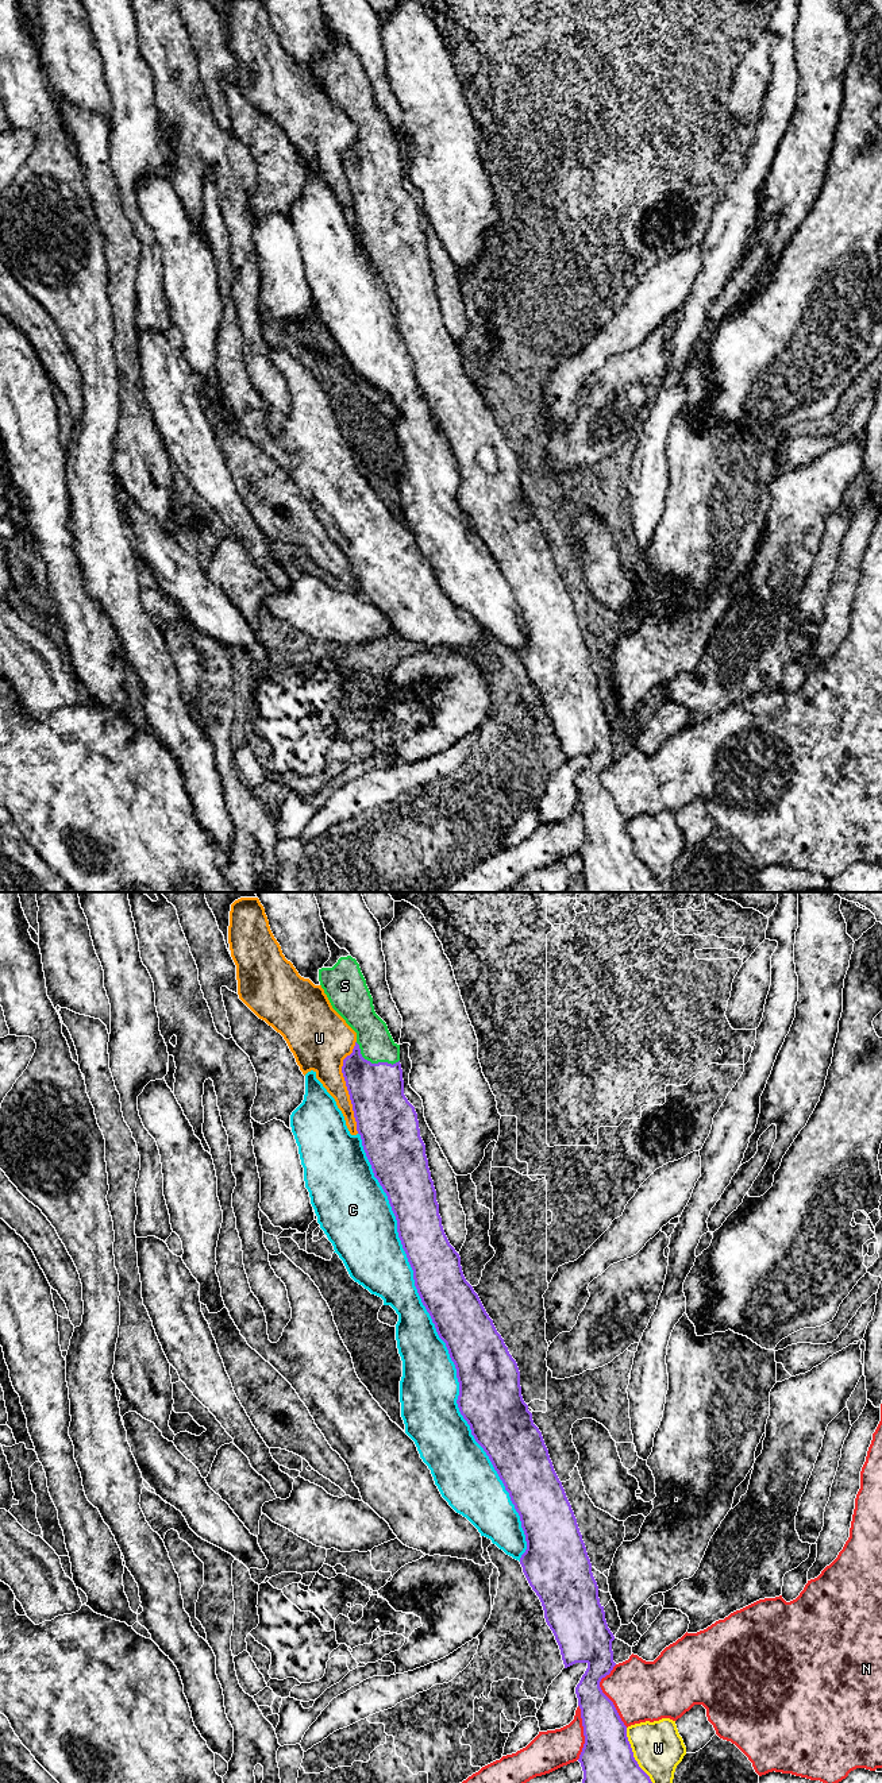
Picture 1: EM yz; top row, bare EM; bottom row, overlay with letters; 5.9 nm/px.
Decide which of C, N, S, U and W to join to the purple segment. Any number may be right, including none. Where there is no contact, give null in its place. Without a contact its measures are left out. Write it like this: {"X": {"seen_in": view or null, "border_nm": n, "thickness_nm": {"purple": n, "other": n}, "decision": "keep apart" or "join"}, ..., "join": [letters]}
{"C": {"seen_in": "yz", "border_nm": 2700, "thickness_nm": {"purple": 320, "other": 340}, "decision": "keep apart"}, "N": {"seen_in": "yz", "border_nm": 380, "thickness_nm": {"purple": 260, "other": 360}, "decision": "keep apart"}, "S": {"seen_in": "yz", "border_nm": 280, "thickness_nm": {"purple": 320, "other": 200}, "decision": "join"}, "U": {"seen_in": "yz", "border_nm": 550, "thickness_nm": {"purple": 320, "other": 260}, "decision": "keep apart"}, "W": {"seen_in": "yz", "border_nm": 360, "thickness_nm": {"purple": 300, "other": 300}, "decision": "keep apart"}, "join": ["S"]}

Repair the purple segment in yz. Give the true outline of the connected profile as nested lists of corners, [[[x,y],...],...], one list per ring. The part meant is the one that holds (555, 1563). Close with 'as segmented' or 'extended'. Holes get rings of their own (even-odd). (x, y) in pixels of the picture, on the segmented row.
[[[328,934],[327,943],[331,957],[319,969],[319,981],[332,1008],[357,1033],[355,1046],[343,1060],[342,1073],[363,1150],[396,1216],[398,1238],[413,1270],[417,1293],[455,1365],[459,1412],[470,1425],[475,1442],[489,1456],[520,1516],[527,1541],[527,1549],[520,1558],[523,1572],[542,1602],[565,1668],[575,1663],[588,1664],[575,1687],[585,1736],[578,1759],[583,1771],[582,1783],[652,1783],[633,1757],[627,1726],[600,1687],[601,1679],[616,1666],[612,1651],[615,1636],[600,1603],[598,1586],[577,1518],[554,1470],[542,1432],[523,1400],[517,1363],[478,1294],[466,1281],[461,1257],[444,1234],[417,1114],[404,1095],[400,1045],[375,1014],[357,960]]]; extended

